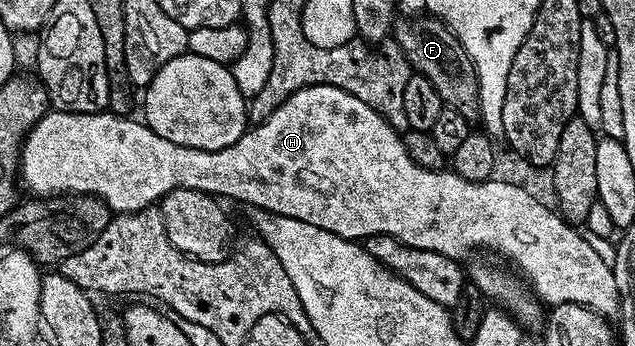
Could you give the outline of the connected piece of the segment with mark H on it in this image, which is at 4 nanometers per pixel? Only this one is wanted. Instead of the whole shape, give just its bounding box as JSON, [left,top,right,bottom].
[19,83,619,317]

